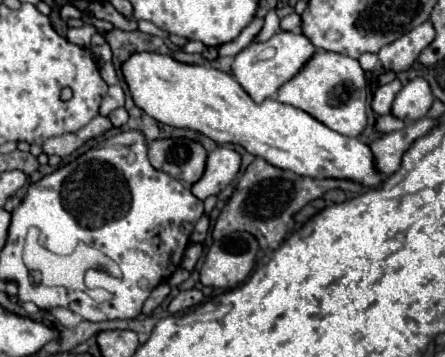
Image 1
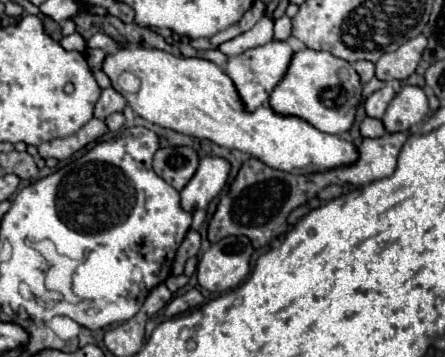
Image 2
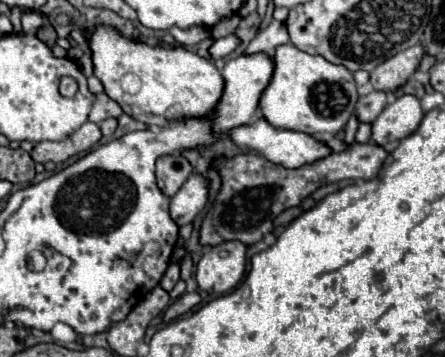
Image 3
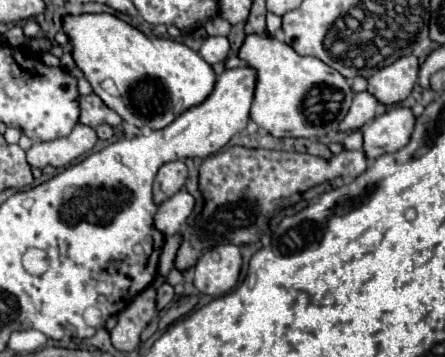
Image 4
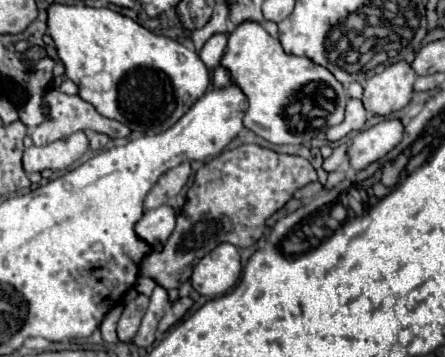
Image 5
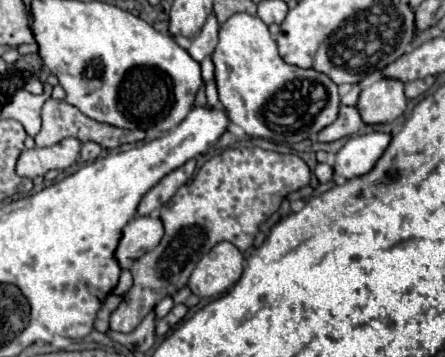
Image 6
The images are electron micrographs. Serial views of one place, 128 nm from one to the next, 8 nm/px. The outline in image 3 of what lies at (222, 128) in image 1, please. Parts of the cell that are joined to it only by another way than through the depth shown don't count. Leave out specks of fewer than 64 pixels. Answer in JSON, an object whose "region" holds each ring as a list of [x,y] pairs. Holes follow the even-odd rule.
{"region":[[[94,26],[86,42],[92,52],[94,76],[102,82],[104,92],[118,102],[128,116],[148,126],[166,126],[172,120],[204,116],[214,110],[222,96],[224,80],[216,66],[182,46],[148,46],[146,42],[136,42],[120,34],[112,26]],[[126,72],[134,72],[142,80],[142,88],[134,96],[126,94],[120,86],[120,78]],[[260,118],[254,126],[240,126],[240,128],[234,128],[230,132],[230,138],[236,142],[236,146],[240,146],[242,150],[254,150],[258,154],[262,154],[264,158],[272,160],[274,164],[284,164],[286,168],[298,168],[298,166],[304,166],[304,164],[310,164],[312,160],[318,160],[318,158],[324,158],[330,154],[330,150],[314,140],[312,136],[308,134],[302,134],[302,132],[292,132],[292,130],[276,130],[274,126],[270,126],[264,118]]]}

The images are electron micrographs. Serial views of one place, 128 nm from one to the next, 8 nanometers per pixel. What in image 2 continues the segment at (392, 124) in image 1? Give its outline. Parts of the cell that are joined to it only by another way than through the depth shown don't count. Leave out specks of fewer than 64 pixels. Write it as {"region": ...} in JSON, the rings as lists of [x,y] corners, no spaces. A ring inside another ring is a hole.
{"region":[[[364,118],[362,124],[360,124],[360,136],[362,138],[378,138],[382,136],[386,130],[382,126],[380,120],[374,120],[374,118]]]}

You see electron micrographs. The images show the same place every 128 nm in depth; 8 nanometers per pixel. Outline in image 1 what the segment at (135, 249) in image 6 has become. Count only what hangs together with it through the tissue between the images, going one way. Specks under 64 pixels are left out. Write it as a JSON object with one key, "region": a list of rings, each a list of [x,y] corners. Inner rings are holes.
{"region":[[[218,146],[208,154],[206,170],[202,178],[196,184],[192,184],[190,192],[204,202],[208,196],[216,196],[222,188],[226,188],[238,174],[238,170],[240,170],[240,154],[226,146]]]}

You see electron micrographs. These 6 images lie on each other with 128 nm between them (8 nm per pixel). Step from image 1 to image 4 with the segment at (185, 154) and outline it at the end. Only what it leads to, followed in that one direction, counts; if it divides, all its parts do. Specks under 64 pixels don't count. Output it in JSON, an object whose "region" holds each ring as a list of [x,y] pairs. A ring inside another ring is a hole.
{"region":[[[182,160],[164,164],[154,180],[154,196],[152,196],[154,204],[162,204],[164,200],[168,200],[176,192],[180,192],[184,188],[186,176],[188,176],[188,170]]]}

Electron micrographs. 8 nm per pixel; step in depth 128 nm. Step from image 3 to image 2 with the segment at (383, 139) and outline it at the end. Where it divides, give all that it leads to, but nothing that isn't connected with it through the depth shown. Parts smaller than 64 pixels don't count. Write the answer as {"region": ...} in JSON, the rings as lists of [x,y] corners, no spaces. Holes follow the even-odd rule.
{"region":[[[404,86],[388,104],[382,122],[386,132],[408,132],[428,114],[428,100],[422,88]]]}

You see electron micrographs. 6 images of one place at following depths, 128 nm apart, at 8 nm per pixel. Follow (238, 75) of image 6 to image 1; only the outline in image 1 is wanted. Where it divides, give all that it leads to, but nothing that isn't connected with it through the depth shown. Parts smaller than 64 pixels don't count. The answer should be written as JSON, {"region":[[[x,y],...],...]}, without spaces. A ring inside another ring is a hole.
{"region":[[[316,52],[302,70],[278,90],[276,100],[304,110],[344,136],[358,136],[366,126],[366,74],[358,60],[338,52]]]}

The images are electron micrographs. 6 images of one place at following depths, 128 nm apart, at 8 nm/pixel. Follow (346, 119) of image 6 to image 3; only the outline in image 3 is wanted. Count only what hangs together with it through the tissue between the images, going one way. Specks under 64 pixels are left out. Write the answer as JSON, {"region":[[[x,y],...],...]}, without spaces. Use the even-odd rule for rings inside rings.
{"region":[[[370,92],[368,96],[360,96],[356,102],[356,118],[358,122],[372,124],[378,114],[386,106],[386,94],[384,92]]]}

